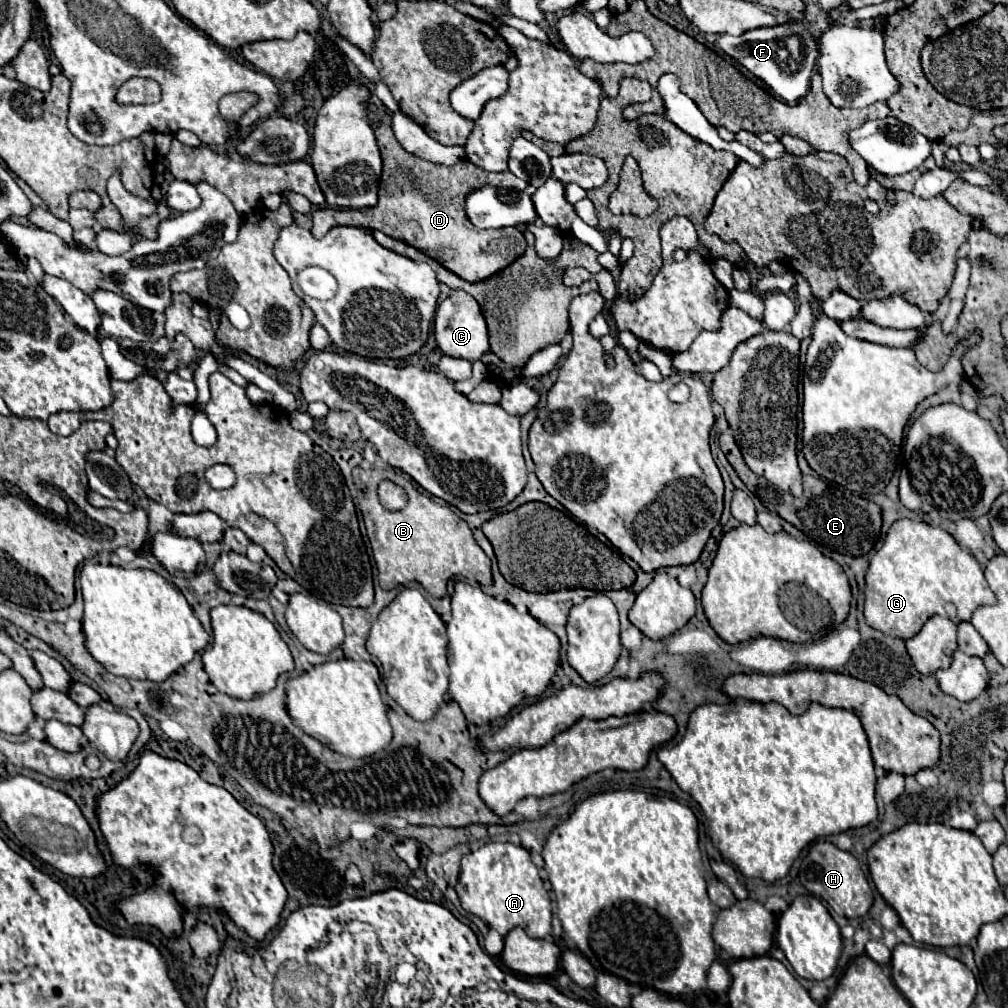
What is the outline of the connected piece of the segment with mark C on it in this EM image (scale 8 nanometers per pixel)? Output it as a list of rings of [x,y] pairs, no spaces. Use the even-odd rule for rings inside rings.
[[[454,291],[450,297],[440,301],[434,317],[434,333],[436,345],[444,355],[460,357],[466,361],[478,361],[482,353],[488,351],[488,331],[480,305],[464,291]]]

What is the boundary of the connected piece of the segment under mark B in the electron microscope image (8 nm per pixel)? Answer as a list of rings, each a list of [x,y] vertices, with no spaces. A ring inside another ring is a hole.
[[[354,469],[358,505],[366,523],[366,533],[372,543],[378,579],[382,589],[394,589],[406,583],[420,583],[432,597],[444,597],[452,577],[466,577],[480,585],[492,585],[488,555],[478,547],[470,527],[446,505],[436,503],[426,493],[420,493],[408,475],[398,469]],[[388,479],[408,493],[408,505],[402,511],[388,511],[378,499],[378,485]]]

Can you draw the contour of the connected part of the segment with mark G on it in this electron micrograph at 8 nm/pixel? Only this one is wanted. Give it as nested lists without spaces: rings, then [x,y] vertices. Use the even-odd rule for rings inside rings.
[[[900,519],[896,521],[880,551],[870,559],[870,567],[866,573],[866,603],[864,603],[864,617],[866,623],[884,635],[900,637],[900,639],[912,639],[922,625],[934,617],[948,617],[954,623],[970,621],[972,613],[982,605],[994,605],[996,595],[988,587],[988,581],[984,577],[982,565],[968,553],[964,547],[958,545],[958,541],[944,529],[932,527],[922,521],[912,519]]]

